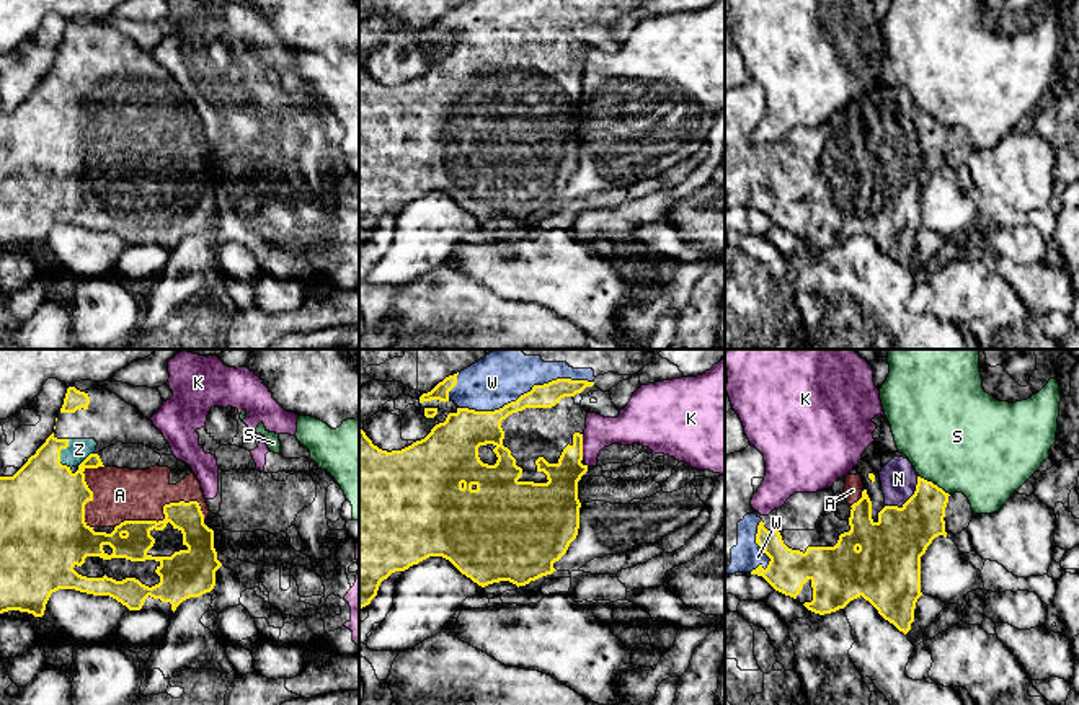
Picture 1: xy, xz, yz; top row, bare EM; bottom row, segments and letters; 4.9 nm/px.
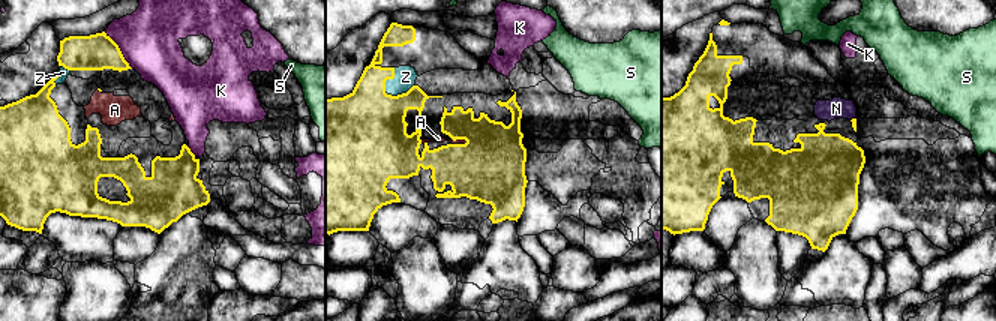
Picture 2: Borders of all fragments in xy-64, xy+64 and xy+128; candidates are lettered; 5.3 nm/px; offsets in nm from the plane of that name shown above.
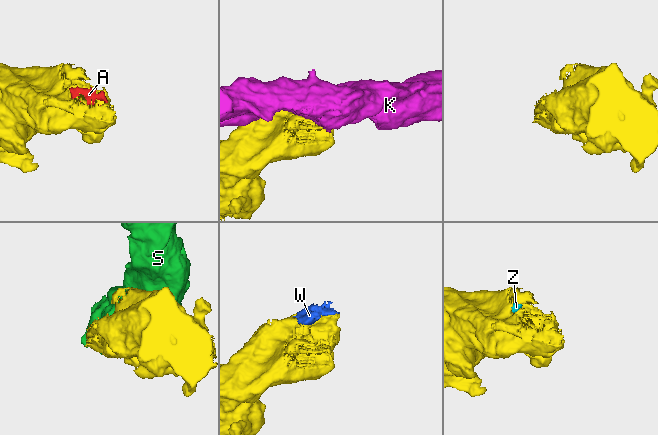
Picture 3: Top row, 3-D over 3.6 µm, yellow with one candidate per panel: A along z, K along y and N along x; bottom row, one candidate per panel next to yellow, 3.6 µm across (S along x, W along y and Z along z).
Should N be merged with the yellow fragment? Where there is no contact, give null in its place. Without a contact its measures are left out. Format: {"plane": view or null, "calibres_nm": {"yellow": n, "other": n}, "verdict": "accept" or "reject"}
{"plane": "yz", "calibres_nm": {"yellow": 300, "other": 180}, "verdict": "accept"}

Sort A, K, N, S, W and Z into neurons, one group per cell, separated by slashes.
A N W Z / K / S

